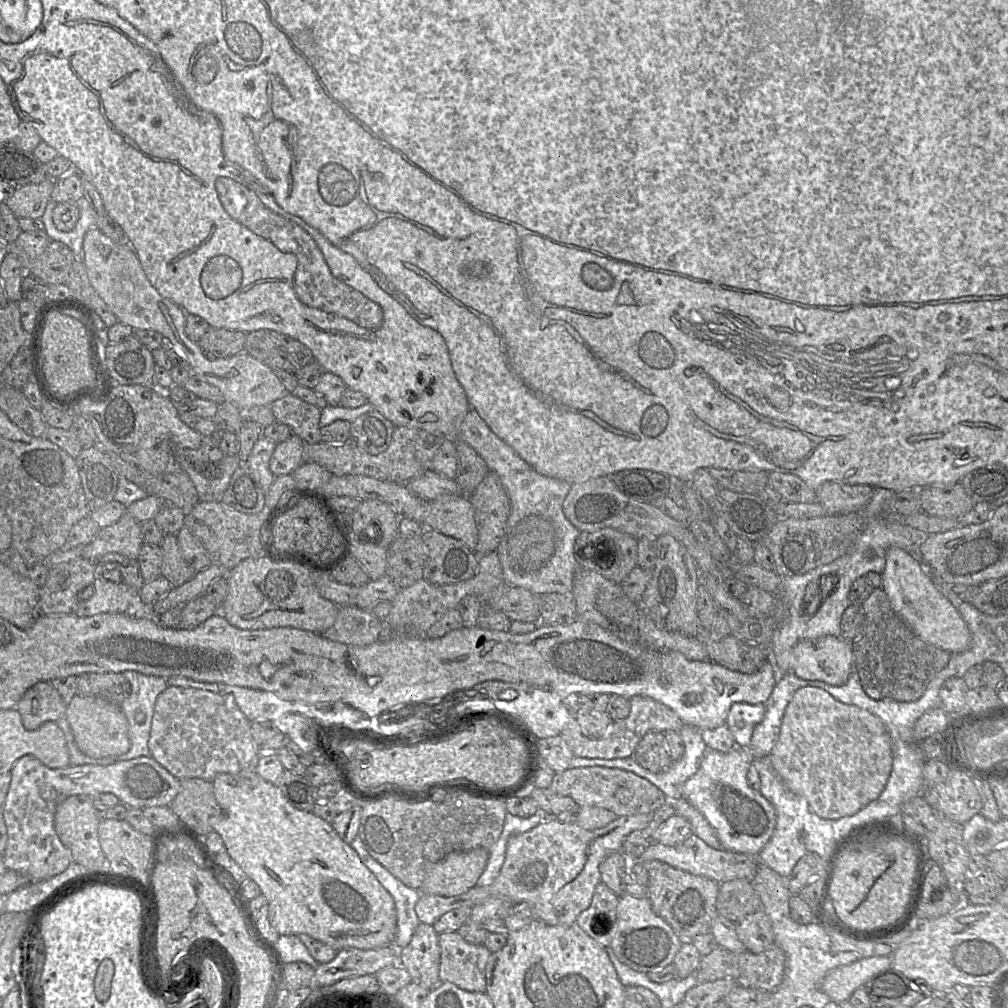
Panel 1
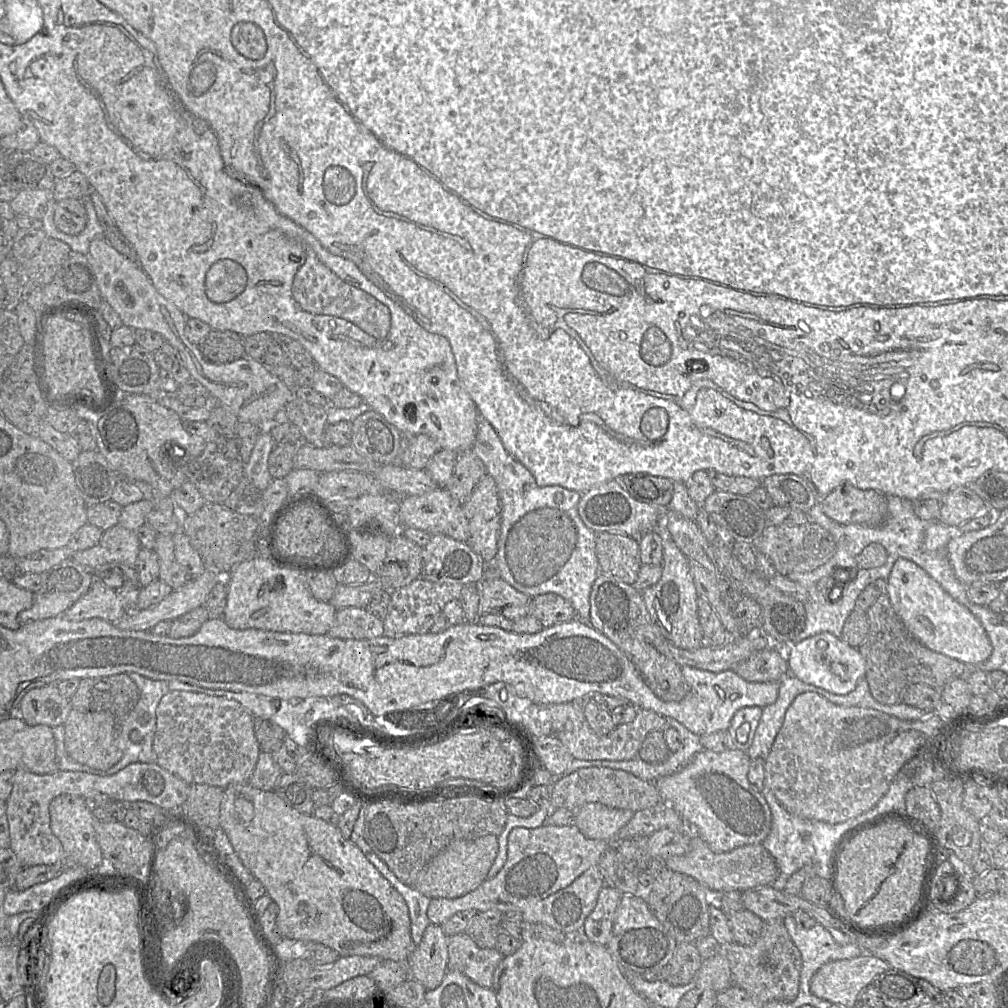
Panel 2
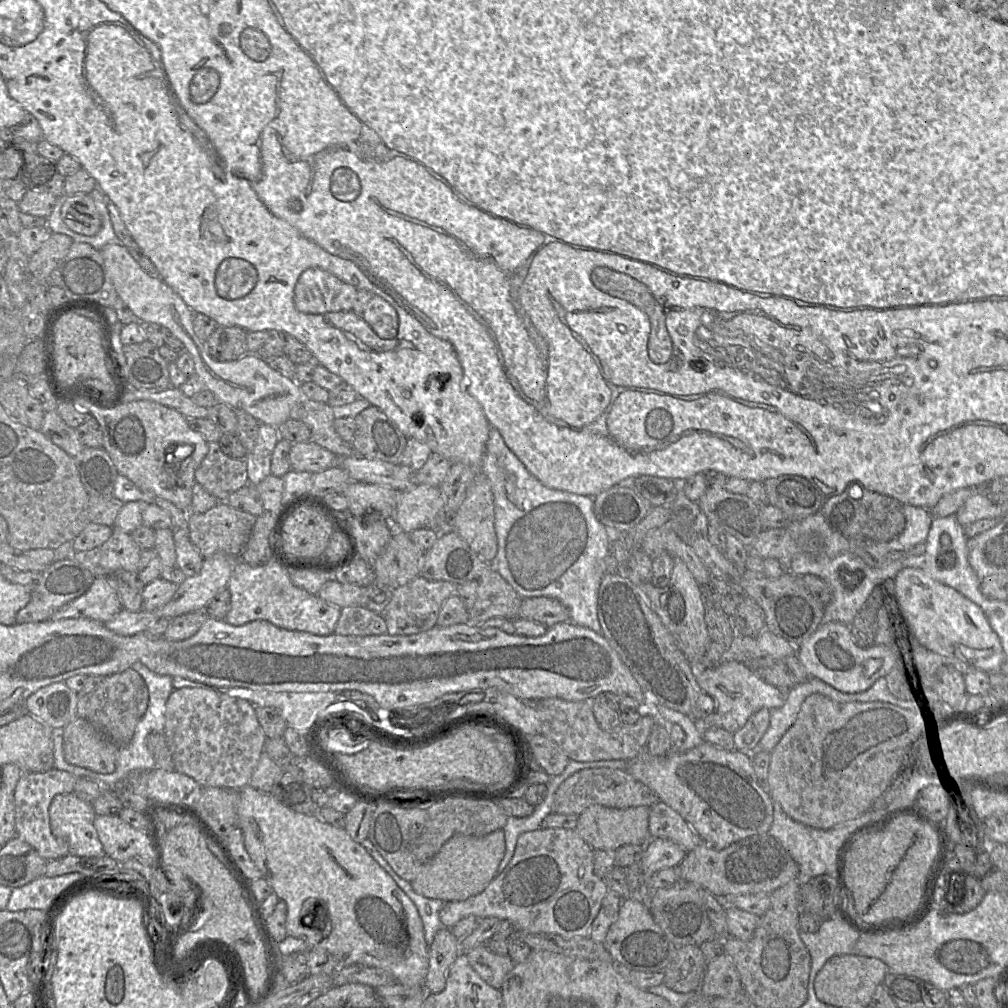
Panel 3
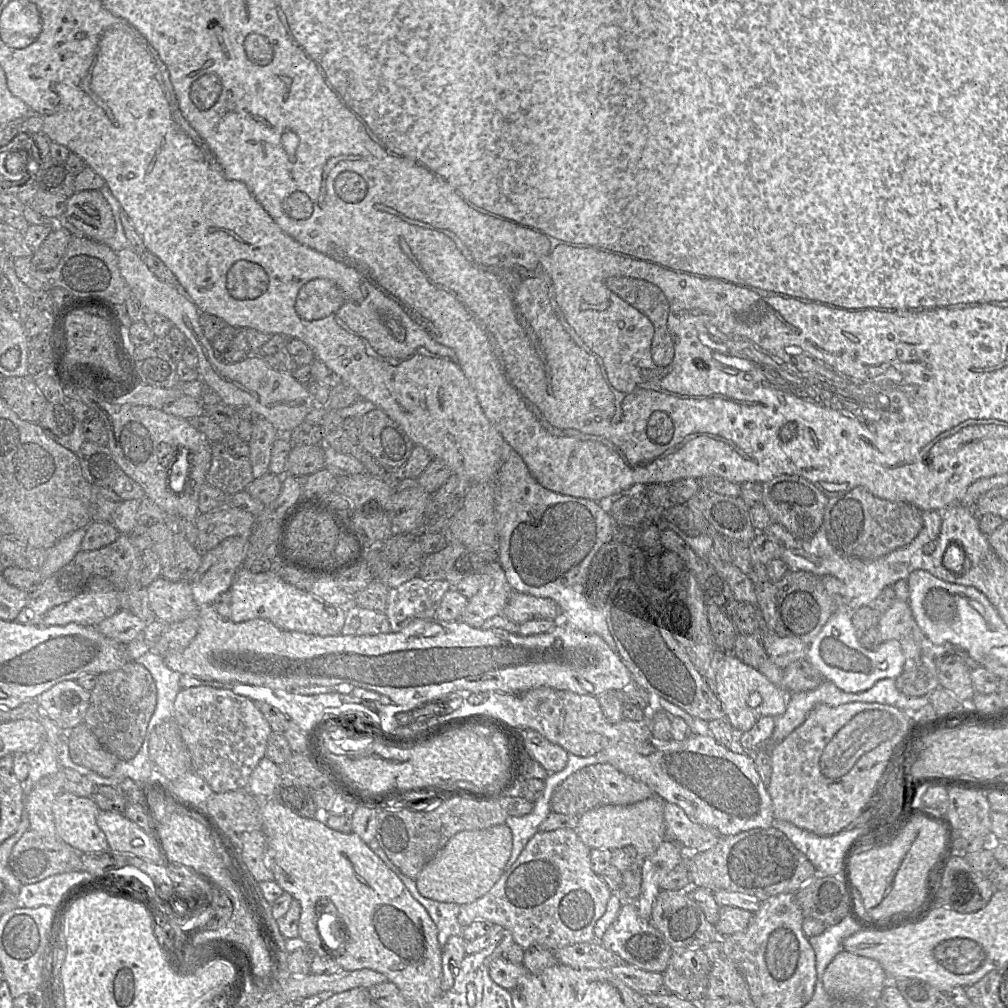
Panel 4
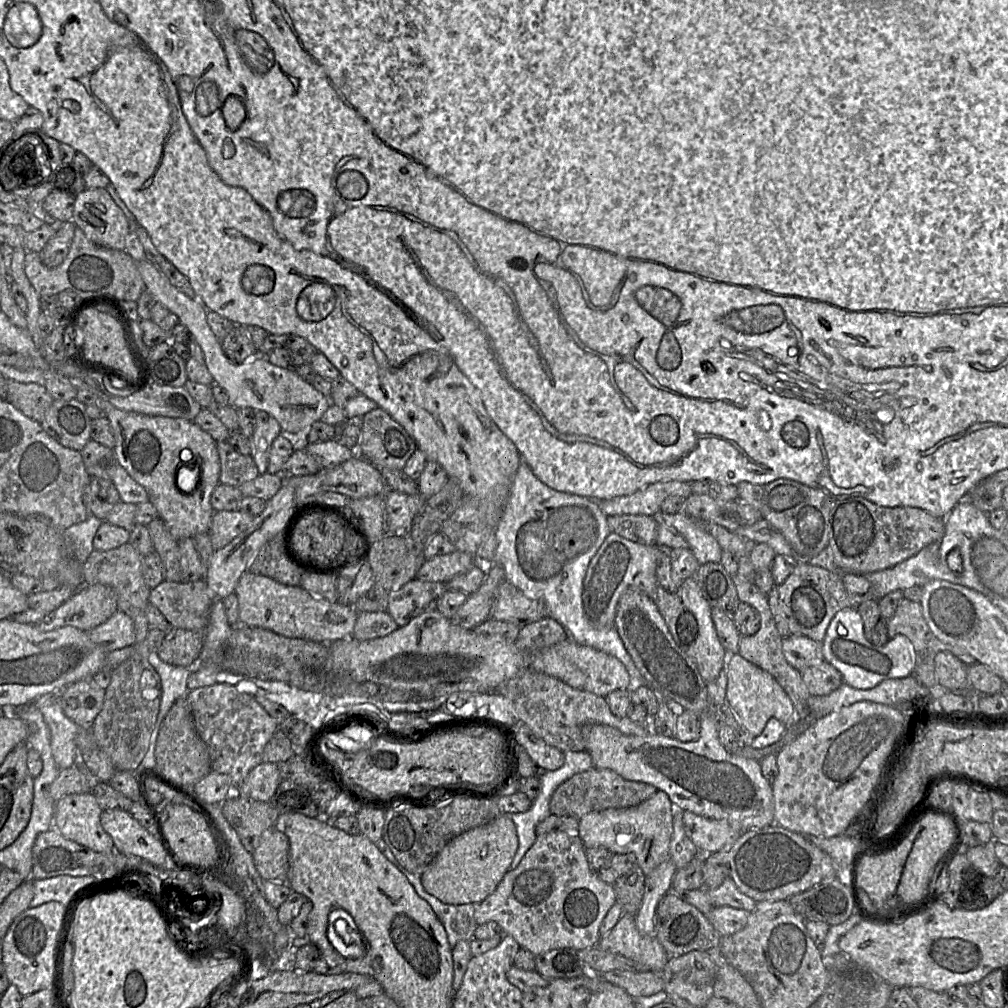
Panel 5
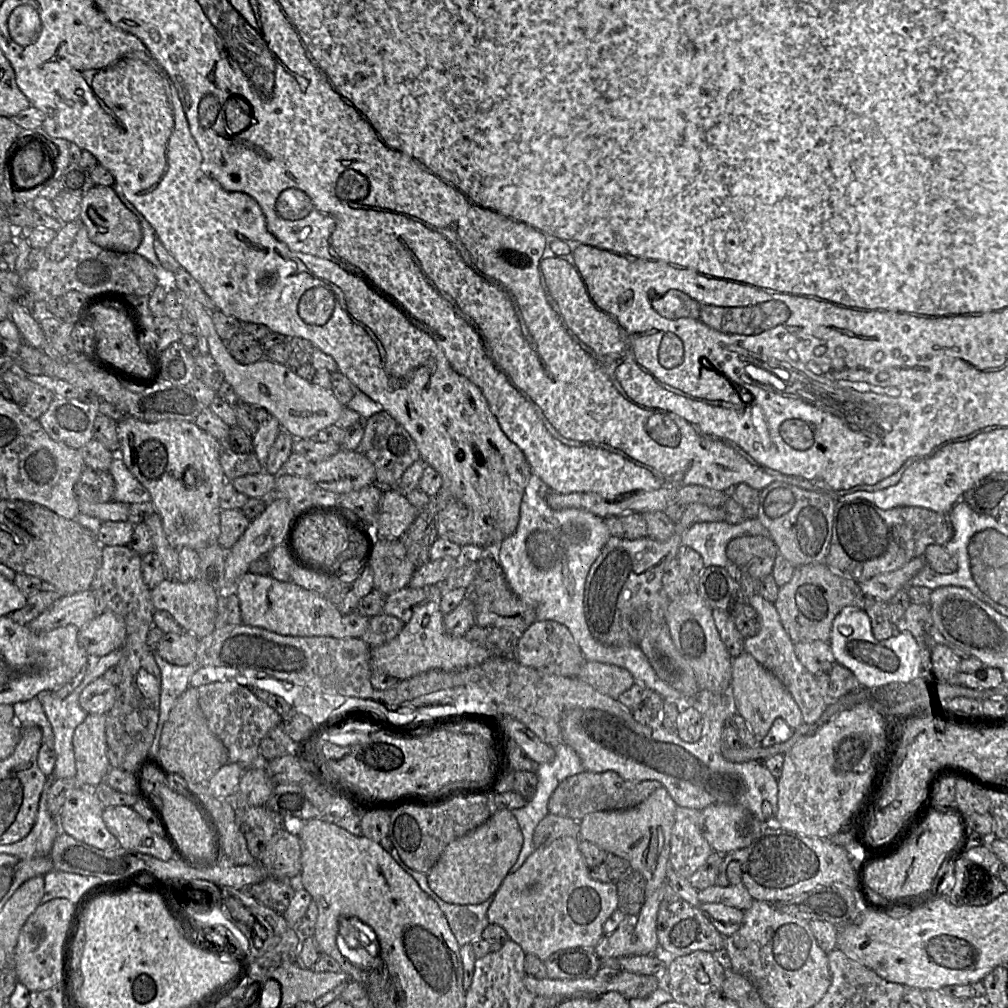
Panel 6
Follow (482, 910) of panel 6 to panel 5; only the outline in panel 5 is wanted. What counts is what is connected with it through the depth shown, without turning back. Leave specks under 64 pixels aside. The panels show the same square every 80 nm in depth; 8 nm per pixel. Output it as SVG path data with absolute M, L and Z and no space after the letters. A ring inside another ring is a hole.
M380 839L374 843L379 851L408 879L415 892L425 900L433 909L439 921L445 928L447 939L453 948L460 940L471 941L478 926L474 918L477 903L469 904L444 904L436 897L425 891L421 884L420 876L407 871L395 858L386 843Z

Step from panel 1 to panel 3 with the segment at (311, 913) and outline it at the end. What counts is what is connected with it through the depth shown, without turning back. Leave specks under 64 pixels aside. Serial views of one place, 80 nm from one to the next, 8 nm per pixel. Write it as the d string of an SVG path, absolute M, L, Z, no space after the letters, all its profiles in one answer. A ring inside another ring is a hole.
M248 785L248 786L245 786L245 787L244 787L244 788L242 788L242 789L240 789L240 790L239 790L239 804L238 804L238 808L237 808L237 827L239 827L239 828L240 828L240 829L241 829L241 831L242 831L242 833L243 833L243 838L244 838L244 845L245 845L245 848L246 848L246 850L247 850L247 852L248 852L248 854L249 854L249 856L250 856L250 857L251 857L251 859L252 859L252 860L253 860L253 862L254 862L254 863L255 863L255 865L256 865L256 866L257 866L257 868L258 868L258 869L259 869L259 870L260 870L260 872L261 872L261 873L262 873L262 878L264 878L264 879L265 879L265 880L266 880L266 881L267 881L267 882L268 882L268 884L269 884L269 885L270 885L270 886L271 886L271 888L272 888L272 890L273 890L273 893L275 893L275 894L276 894L276 895L277 895L277 896L278 896L278 898L279 898L279 899L280 899L280 900L282 900L282 901L284 901L284 902L285 902L285 904L286 904L286 907L287 907L287 914L286 914L286 921L285 921L285 928L286 928L286 933L287 933L287 936L291 936L291 937L294 937L294 938L297 938L297 939L301 939L301 940L303 940L303 941L305 941L305 943L306 943L306 944L307 944L307 946L308 946L308 949L309 949L309 948L322 948L322 949L324 949L324 950L325 950L325 951L326 951L326 952L327 952L327 953L328 953L328 954L330 954L330 955L331 955L331 956L332 956L332 957L333 957L333 958L334 958L334 959L335 959L335 960L336 960L336 962L337 962L337 963L338 963L338 967L346 967L346 966L349 966L349 965L362 965L362 966L366 966L366 967L375 967L375 968L381 968L381 969L383 969L383 970L386 970L386 971L388 971L388 972L389 972L389 973L391 973L391 974L392 974L392 975L393 975L393 977L394 977L394 979L395 979L395 981L397 981L397 982L399 982L399 983L401 983L401 984L404 984L404 985L406 985L406 986L423 986L423 987L424 987L424 980L425 980L425 977L426 977L426 974L427 974L427 971L428 971L428 961L429 961L429 946L428 946L428 945L427 945L427 943L426 943L426 941L425 941L425 936L424 936L424 929L423 929L423 924L422 924L422 921L421 921L421 918L420 918L420 916L419 916L419 913L418 913L418 910L417 910L417 908L416 908L416 906L415 906L415 904L414 904L414 903L413 903L413 902L412 902L412 901L411 901L411 899L410 899L410 898L409 898L409 897L408 897L408 896L407 896L407 895L406 895L406 894L405 894L405 893L404 893L404 892L403 892L403 891L402 891L402 890L401 890L401 889L400 889L400 888L399 888L399 886L398 886L398 885L397 885L397 884L396 884L396 882L395 882L395 881L394 881L394 880L393 880L393 879L392 879L392 877L391 877L391 876L390 876L390 875L389 875L389 874L388 874L388 873L387 873L387 872L386 872L386 871L385 871L385 870L384 870L384 869L383 869L383 868L382 868L382 867L381 867L381 866L380 866L380 865L379 865L379 864L378 864L378 863L377 863L377 862L376 862L376 861L375 861L375 860L374 860L374 859L373 859L373 858L372 858L372 857L371 857L371 856L370 856L370 855L369 855L369 854L368 854L368 852L367 852L367 851L366 851L366 850L365 850L365 848L364 848L364 847L363 847L363 846L362 846L362 845L361 845L361 844L359 844L359 843L357 843L357 842L355 842L355 841L354 841L354 840L353 840L353 839L352 839L352 838L351 838L351 837L350 837L350 836L349 836L349 835L348 835L348 833L347 833L347 832L346 832L346 830L345 830L345 829L344 829L344 828L338 828L338 827L335 827L335 826L332 826L332 825L330 825L330 824L328 824L328 823L326 823L326 822L324 822L324 821L322 821L322 820L321 820L321 818L320 818L320 817L319 817L319 816L307 816L307 815L304 815L304 814L301 814L301 813L298 813L298 812L295 812L295 811L293 811L293 810L291 810L291 809L289 809L289 808L288 808L288 807L286 807L286 806L284 806L284 805L283 805L283 804L282 804L282 803L281 803L281 802L279 802L279 801L278 801L278 800L277 800L277 799L276 799L276 798L275 798L275 797L274 797L274 796L273 796L273 795L272 795L272 794L271 794L271 793L263 793L263 792L260 792L260 791L258 791L258 790L256 790L256 789L254 789L254 788L252 788L252 787L251 787L251 786L249 786L249 785ZM304 902L305 902L305 904L304 904ZM318 902L320 902L320 905L324 905L324 909L325 909L325 910L326 910L326 911L327 911L327 925L326 925L326 929L325 929L325 930L323 930L323 931L322 931L322 929L324 929L324 927L325 927L325 924L324 924L324 925L323 925L323 927L322 927L322 928L320 928L320 929L319 929L319 926L320 926L320 924L321 924L321 921L323 921L323 920L321 920L321 919L319 919L319 922L318 922L318 918L319 918L319 916L320 916L320 913L321 913L321 911L320 911L320 910L321 910L321 909L322 909L322 908L321 908L321 907L320 907L320 905L319 905L319 903L318 903ZM303 904L304 904L304 905L303 905ZM310 906L312 906L312 911L311 911L311 912L309 912L309 909L308 909L308 908L309 908L309 907L310 907ZM307 909L308 909L308 914L307 914L307 916L309 916L309 914L310 914L310 917L309 917L309 918L308 918L308 920L304 920L304 919L302 919L302 916L303 916L303 914L304 914L304 913L305 913L305 912L306 912L306 910L307 910Z

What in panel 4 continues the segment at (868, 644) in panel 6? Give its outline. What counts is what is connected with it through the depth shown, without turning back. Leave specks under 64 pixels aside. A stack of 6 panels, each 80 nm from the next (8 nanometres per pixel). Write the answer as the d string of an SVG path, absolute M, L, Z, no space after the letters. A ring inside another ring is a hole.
M846 608L834 612L808 645L806 659L822 674L825 681L845 692L857 693L868 690L880 679L898 677L905 658L897 640L883 641L875 650L863 647L856 637L851 616L852 612Z

